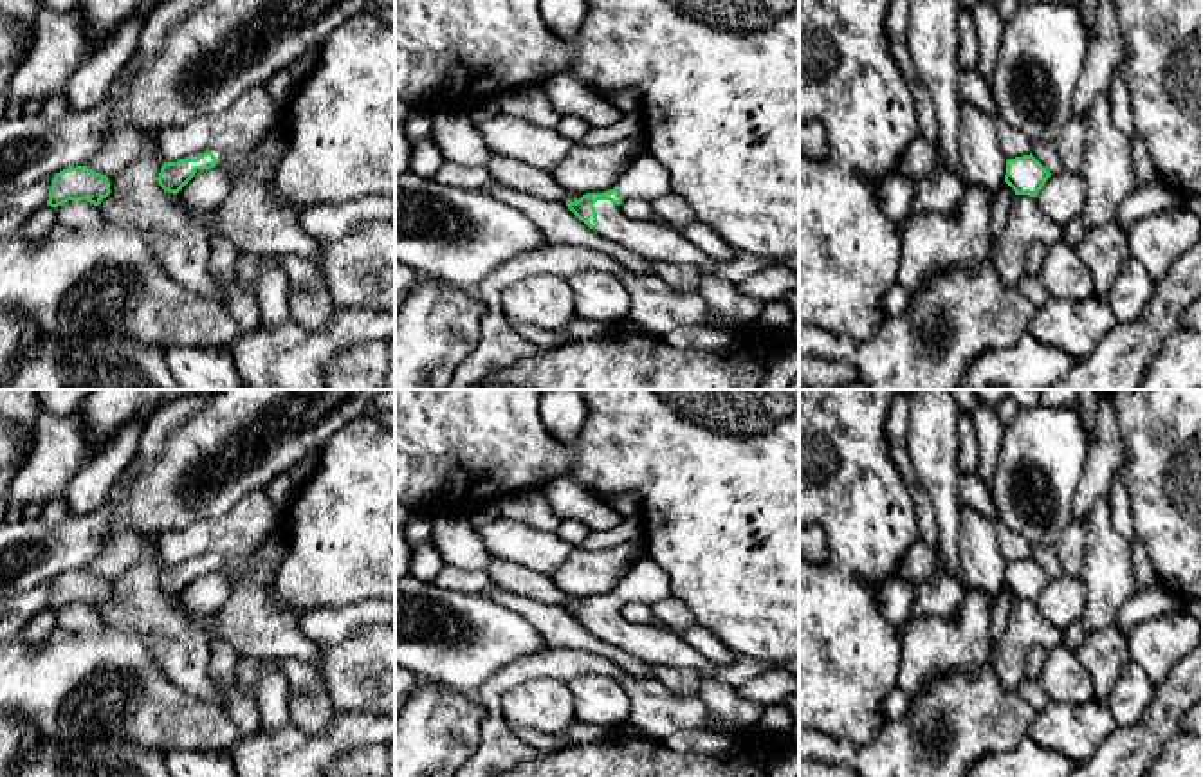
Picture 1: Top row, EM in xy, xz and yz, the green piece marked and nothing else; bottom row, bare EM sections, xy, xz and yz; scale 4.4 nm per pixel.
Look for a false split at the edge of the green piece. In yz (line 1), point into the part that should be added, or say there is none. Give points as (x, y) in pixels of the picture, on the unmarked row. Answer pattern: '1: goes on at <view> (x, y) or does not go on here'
1: does not go on here

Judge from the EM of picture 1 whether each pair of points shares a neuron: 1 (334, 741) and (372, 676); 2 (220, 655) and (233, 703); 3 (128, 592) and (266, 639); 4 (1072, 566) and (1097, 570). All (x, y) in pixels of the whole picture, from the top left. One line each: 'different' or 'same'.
1: different
2: same
3: same
4: different

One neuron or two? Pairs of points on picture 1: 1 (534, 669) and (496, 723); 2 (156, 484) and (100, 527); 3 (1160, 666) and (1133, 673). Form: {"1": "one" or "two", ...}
{"1": "one", "2": "one", "3": "two"}

